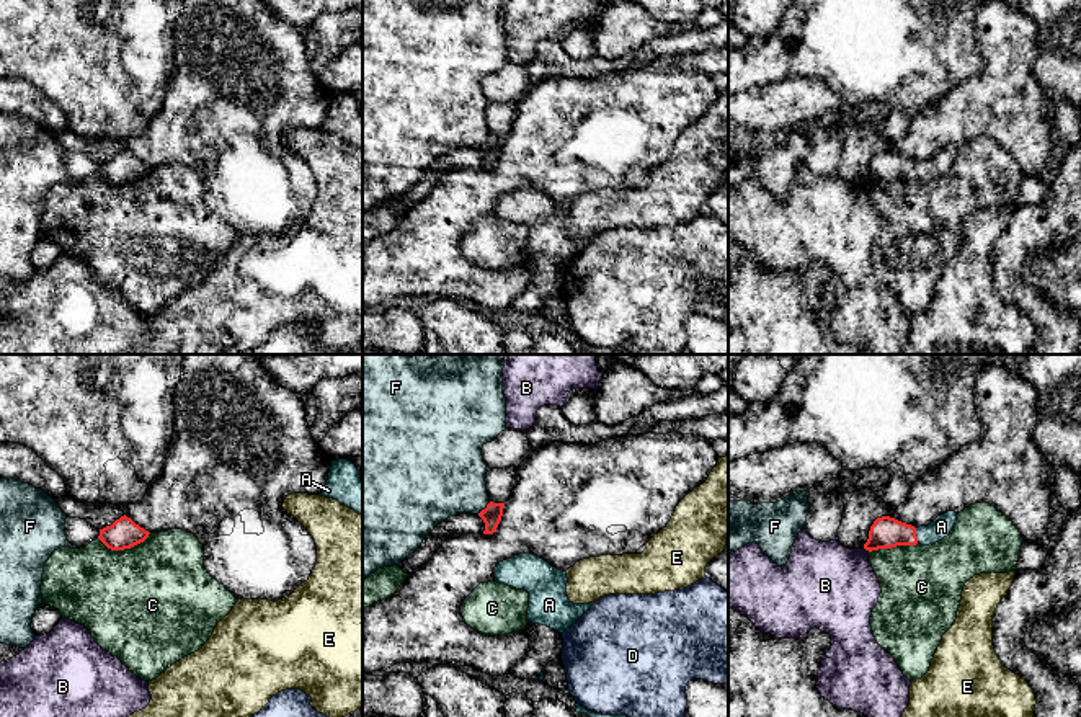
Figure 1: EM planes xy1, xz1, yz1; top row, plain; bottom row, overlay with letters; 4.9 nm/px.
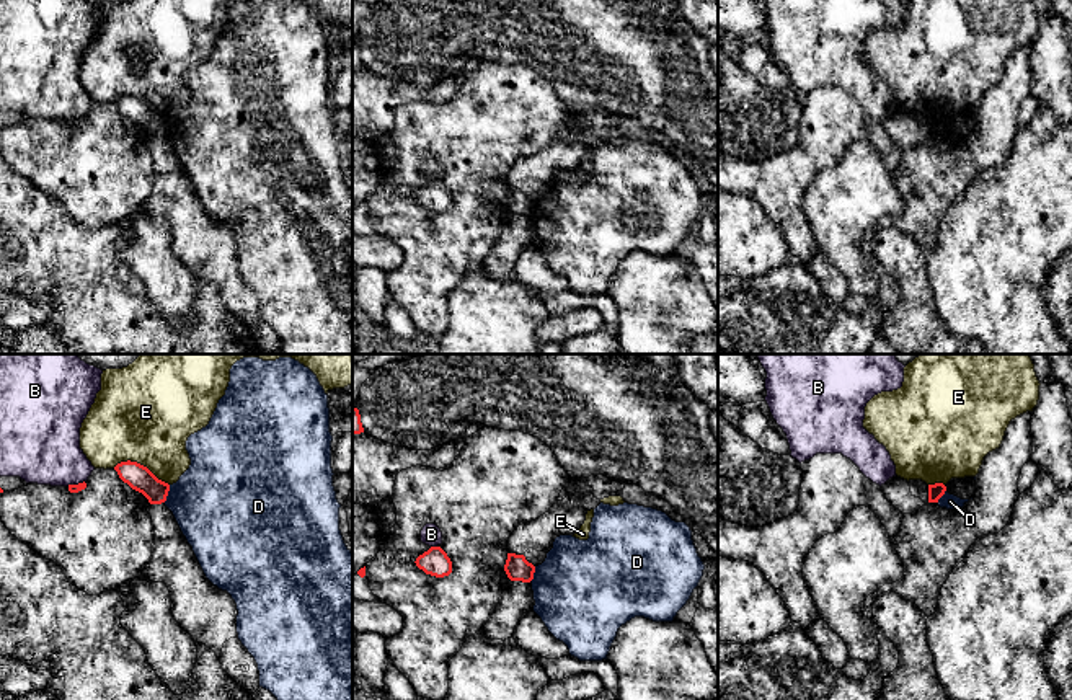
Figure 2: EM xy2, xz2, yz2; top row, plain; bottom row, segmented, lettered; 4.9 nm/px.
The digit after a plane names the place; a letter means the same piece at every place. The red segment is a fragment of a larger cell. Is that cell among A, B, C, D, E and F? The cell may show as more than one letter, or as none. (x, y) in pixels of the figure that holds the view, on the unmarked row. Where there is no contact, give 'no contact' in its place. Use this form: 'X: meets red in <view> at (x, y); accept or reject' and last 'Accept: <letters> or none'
A: meets red in yz1 at (916, 170); accept
B: meets red in xz2 at (434, 181); reject
C: meets red in xy1 at (124, 182); reject
D: meets red in xy2 at (167, 128); reject
E: meets red in xy2 at (139, 98); reject
F: meets red in xz1 at (485, 142); reject
Accept: A

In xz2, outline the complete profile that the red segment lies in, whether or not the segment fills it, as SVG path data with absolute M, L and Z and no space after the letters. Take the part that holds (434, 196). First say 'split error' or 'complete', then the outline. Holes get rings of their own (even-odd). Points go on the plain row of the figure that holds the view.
complete; M431 181L416 193L416 201L426 209L444 212L452 207L452 196L441 181Z

